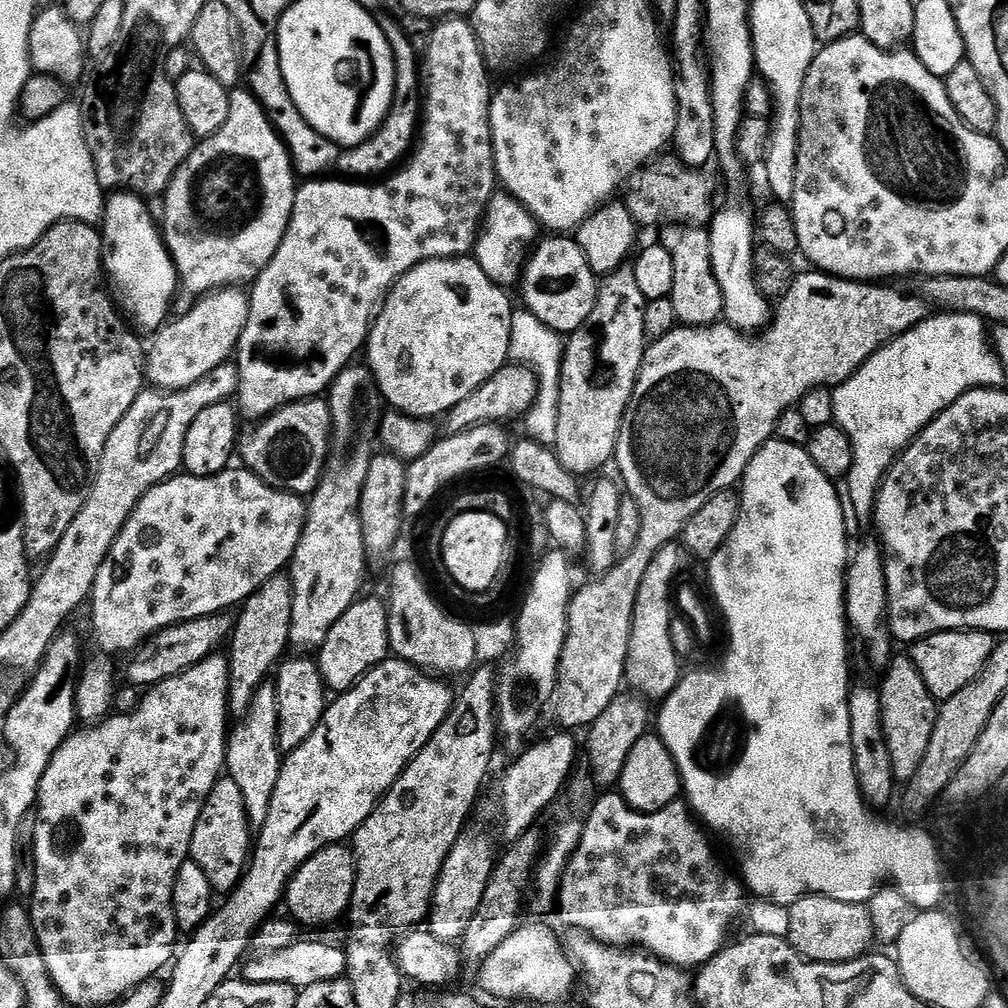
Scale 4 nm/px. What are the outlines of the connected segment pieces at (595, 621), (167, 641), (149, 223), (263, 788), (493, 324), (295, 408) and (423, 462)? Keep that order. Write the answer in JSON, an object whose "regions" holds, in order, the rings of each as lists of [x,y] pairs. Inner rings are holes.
{"regions":[[[[807,270],[793,279],[784,295],[779,297],[777,306],[770,316],[770,323],[759,334],[745,334],[739,328],[732,327],[727,322],[717,322],[715,324],[702,324],[699,326],[676,326],[671,332],[665,334],[660,340],[651,341],[647,345],[644,353],[644,367],[640,370],[640,376],[636,380],[636,385],[632,391],[630,402],[626,406],[626,414],[622,418],[622,426],[618,434],[616,443],[616,455],[614,457],[615,467],[620,467],[619,479],[626,489],[627,495],[634,498],[638,510],[642,514],[642,530],[638,530],[638,542],[634,542],[634,550],[621,555],[608,572],[601,572],[589,582],[585,588],[575,589],[572,601],[568,603],[568,632],[564,635],[564,645],[561,648],[560,668],[556,671],[556,683],[554,687],[554,702],[556,698],[556,716],[561,720],[563,727],[568,730],[583,729],[590,726],[610,706],[610,702],[616,696],[621,695],[622,685],[625,683],[624,666],[628,661],[628,639],[632,629],[632,615],[634,614],[634,602],[638,598],[638,586],[642,586],[642,578],[646,578],[646,569],[650,567],[650,562],[667,544],[681,539],[686,522],[706,506],[706,502],[714,494],[735,489],[740,481],[744,479],[744,471],[748,468],[749,462],[754,458],[756,451],[773,439],[776,423],[780,415],[787,408],[795,408],[800,400],[812,388],[832,388],[837,384],[845,384],[865,362],[869,356],[873,356],[881,346],[896,339],[903,332],[908,332],[914,326],[918,326],[923,320],[927,320],[930,315],[930,304],[923,295],[903,296],[896,288],[887,288],[889,285],[884,282],[861,282],[859,280],[842,280],[839,276],[829,276],[827,272],[819,270]]],[[[224,614],[203,616],[197,620],[184,620],[181,624],[171,624],[168,628],[160,629],[135,653],[137,656],[129,662],[128,676],[133,680],[131,683],[151,686],[170,676],[177,676],[178,673],[185,672],[187,668],[192,668],[193,665],[204,660],[217,649],[215,647],[223,639],[225,641],[229,637],[230,620],[227,620],[226,617],[227,615]]],[[[116,190],[107,197],[102,217],[102,239],[104,241],[104,271],[111,287],[114,289],[114,300],[119,311],[137,329],[145,328],[148,334],[161,328],[169,319],[168,307],[172,304],[172,295],[178,292],[178,277],[172,256],[168,253],[168,245],[164,242],[161,229],[152,221],[148,208],[141,197],[127,191]]],[[[264,682],[252,695],[248,709],[239,717],[240,725],[229,731],[226,736],[226,776],[238,782],[238,790],[242,790],[244,808],[253,825],[264,823],[270,808],[270,798],[274,794],[274,786],[280,773],[282,753],[276,734],[278,732],[278,702],[276,686],[272,682]]],[[[447,256],[441,260],[423,260],[422,263],[409,269],[389,288],[387,295],[384,296],[378,311],[375,313],[371,327],[368,329],[366,367],[372,372],[372,379],[376,382],[379,395],[381,397],[384,395],[396,407],[393,409],[397,413],[413,418],[437,418],[436,416],[440,415],[440,417],[443,417],[452,408],[458,406],[463,399],[474,394],[492,375],[497,374],[498,370],[502,370],[504,365],[509,363],[510,322],[512,321],[514,305],[512,305],[512,300],[507,294],[508,292],[499,284],[492,283],[475,258],[468,256]]],[[[309,398],[287,404],[267,417],[260,426],[244,448],[243,463],[248,471],[270,487],[280,488],[284,492],[295,492],[303,497],[315,492],[320,485],[324,463],[328,461],[332,439],[332,415],[327,399]]],[[[481,423],[468,427],[463,432],[448,434],[444,440],[437,439],[425,456],[411,461],[407,465],[408,477],[404,491],[404,515],[420,516],[428,508],[428,503],[459,476],[468,476],[471,472],[480,472],[483,468],[492,468],[495,464],[504,464],[509,459],[510,441],[499,423]]]]}

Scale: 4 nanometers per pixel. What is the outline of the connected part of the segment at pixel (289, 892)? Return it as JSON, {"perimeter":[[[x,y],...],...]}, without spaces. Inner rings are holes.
{"perimeter":[[[329,846],[322,849],[311,856],[286,885],[286,904],[288,900],[293,916],[291,919],[297,925],[309,924],[312,928],[334,923],[343,912],[345,915],[349,911],[355,881],[356,861],[347,847]]]}

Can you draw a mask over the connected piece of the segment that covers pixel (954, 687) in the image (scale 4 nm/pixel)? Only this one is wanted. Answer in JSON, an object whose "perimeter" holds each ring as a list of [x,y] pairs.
{"perimeter":[[[935,632],[911,645],[910,655],[918,674],[922,674],[922,682],[926,682],[926,690],[930,690],[937,702],[943,702],[974,682],[982,666],[986,666],[996,642],[997,637],[991,632]]]}

